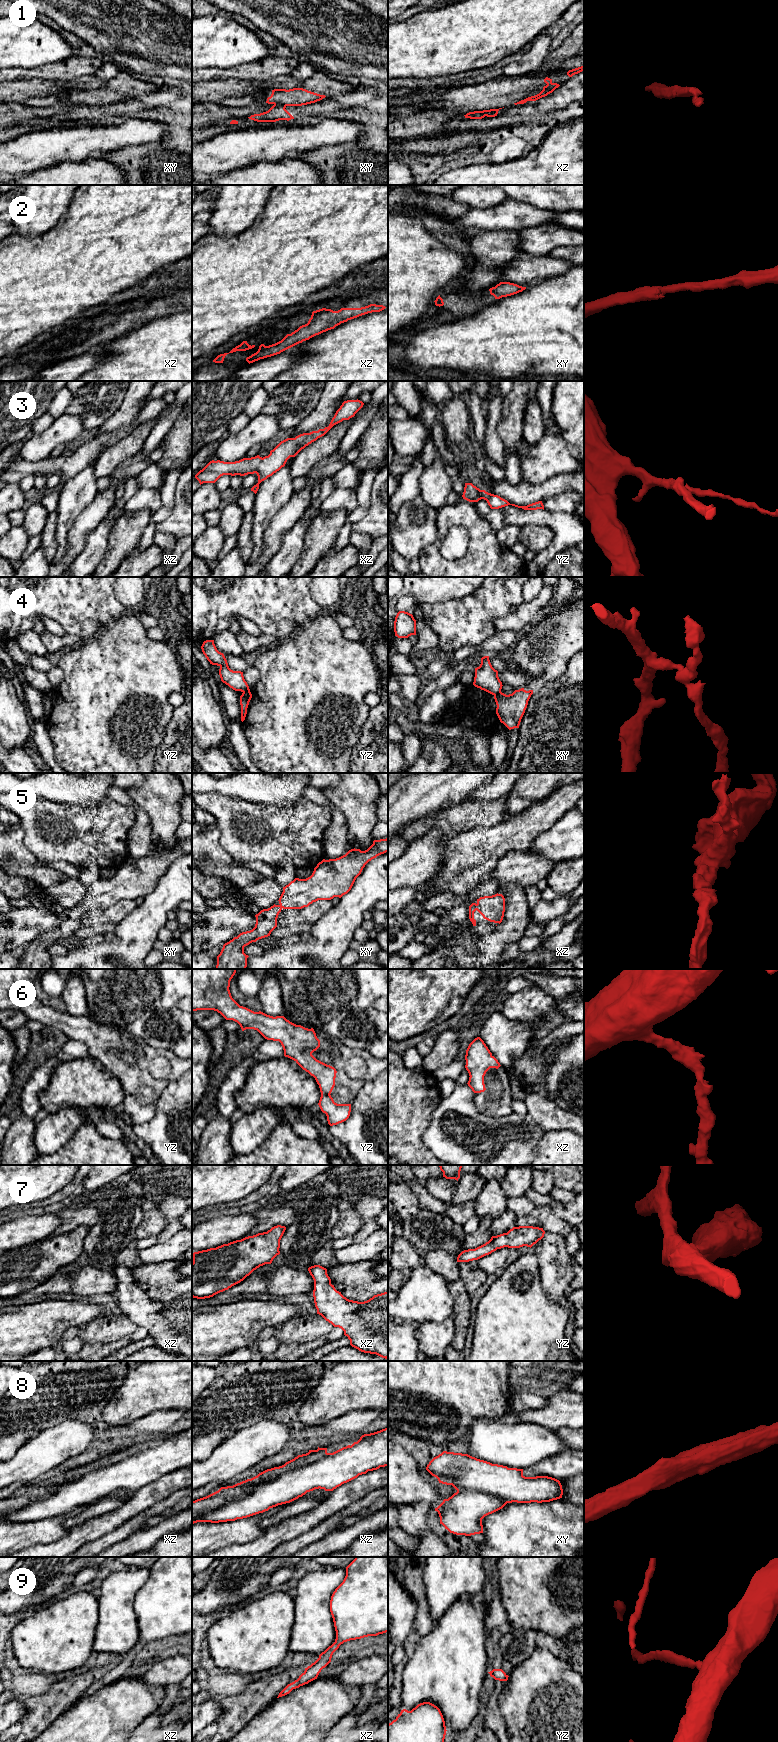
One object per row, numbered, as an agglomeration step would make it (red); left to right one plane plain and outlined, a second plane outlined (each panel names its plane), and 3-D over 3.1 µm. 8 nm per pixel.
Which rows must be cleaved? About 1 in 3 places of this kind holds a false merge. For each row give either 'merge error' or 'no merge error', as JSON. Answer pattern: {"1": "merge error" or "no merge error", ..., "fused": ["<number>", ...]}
{"1": "merge error", "2": "no merge error", "3": "no merge error", "4": "merge error", "5": "no merge error", "6": "no merge error", "7": "no merge error", "8": "merge error", "9": "no merge error", "fused": ["1", "4", "8"]}

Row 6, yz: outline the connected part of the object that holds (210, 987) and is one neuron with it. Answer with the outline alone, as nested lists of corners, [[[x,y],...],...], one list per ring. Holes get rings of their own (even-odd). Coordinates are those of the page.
[[[192,969],[192,1011],[214,1010],[220,1013],[226,1020],[237,1022],[242,1031],[246,1029],[257,1030],[265,1039],[279,1041],[284,1050],[284,1056],[294,1060],[303,1070],[313,1076],[319,1085],[321,1097],[319,1107],[327,1116],[330,1126],[346,1121],[351,1112],[351,1104],[337,1104],[331,1097],[335,1086],[336,1069],[317,1060],[312,1053],[320,1047],[313,1028],[308,1029],[296,1025],[284,1016],[270,1016],[261,1011],[254,1012],[246,1007],[240,1006],[231,996],[230,981],[237,969]]]

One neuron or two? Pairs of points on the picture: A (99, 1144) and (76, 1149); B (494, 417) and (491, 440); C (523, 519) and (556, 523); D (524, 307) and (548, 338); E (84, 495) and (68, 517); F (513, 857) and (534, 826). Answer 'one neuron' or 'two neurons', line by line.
A: one neuron
B: one neuron
C: one neuron
D: one neuron
E: one neuron
F: two neurons

